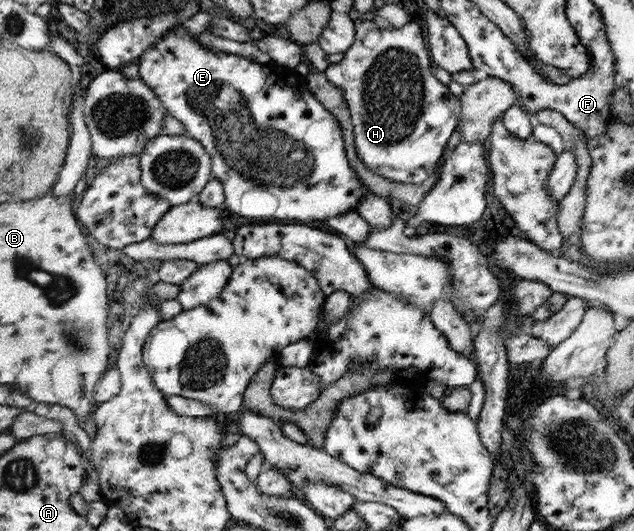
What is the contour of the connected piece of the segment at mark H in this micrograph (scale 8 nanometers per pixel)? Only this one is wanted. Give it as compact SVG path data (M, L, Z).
M356 18L355 40L353 41L353 45L348 48L348 51L343 53L343 58L338 63L329 64L324 72L329 82L341 90L343 98L346 100L351 115L351 122L353 123L353 136L360 161L366 165L369 171L374 171L378 177L396 183L421 184L432 176L438 166L438 162L443 156L445 147L461 123L460 114L462 113L463 106L461 104L461 98L454 95L448 86L441 83L436 76L434 76L434 73L430 71L430 67L432 67L432 63L430 63L431 55L426 55L426 53L428 53L426 46L424 46L424 51L422 51L422 30L423 28L415 22L415 19L398 29L380 29L374 20Z

